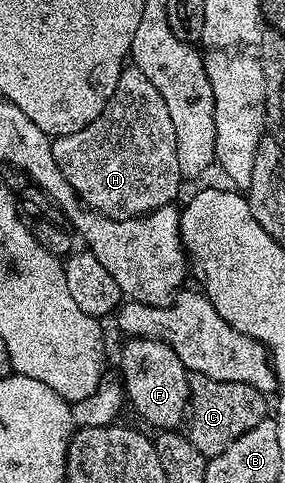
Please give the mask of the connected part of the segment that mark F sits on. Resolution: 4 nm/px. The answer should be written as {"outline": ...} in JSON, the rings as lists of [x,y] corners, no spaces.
{"outline":[[[134,336],[121,348],[123,392],[133,408],[156,430],[177,430],[186,423],[189,411],[189,372],[179,362],[179,354],[164,340]]]}

